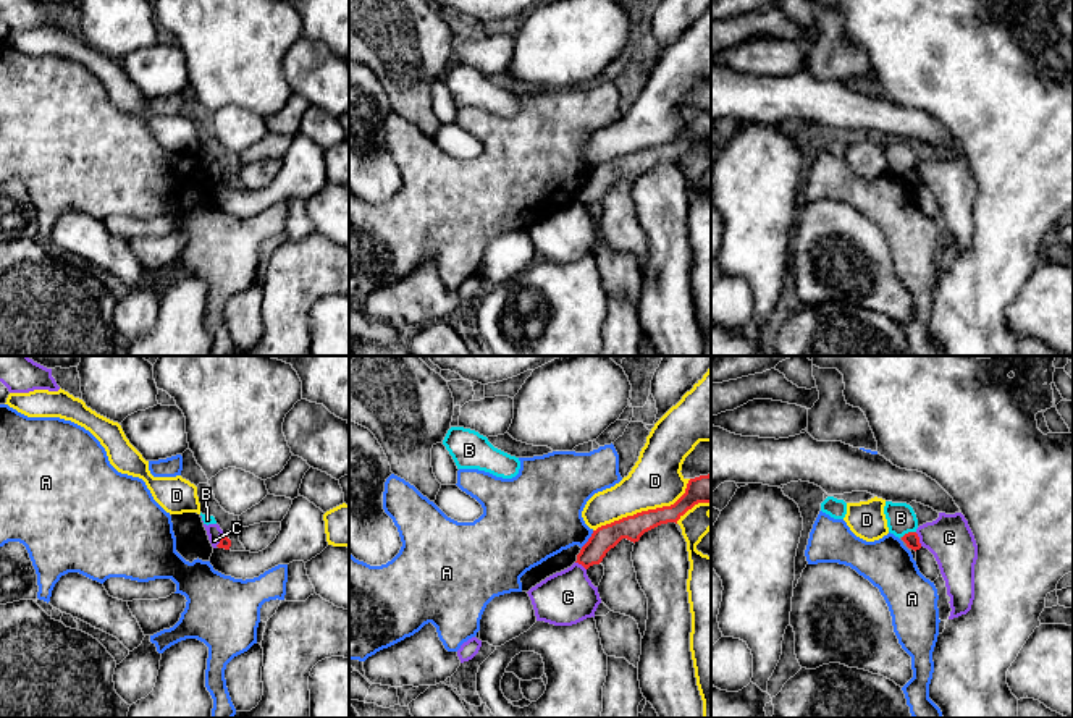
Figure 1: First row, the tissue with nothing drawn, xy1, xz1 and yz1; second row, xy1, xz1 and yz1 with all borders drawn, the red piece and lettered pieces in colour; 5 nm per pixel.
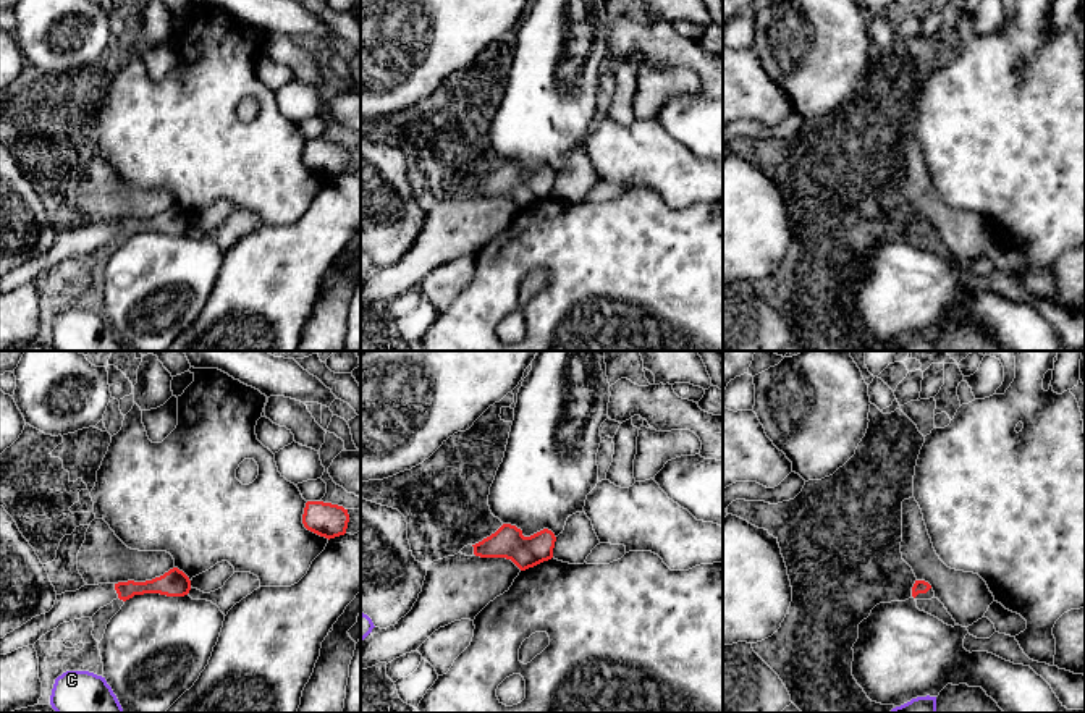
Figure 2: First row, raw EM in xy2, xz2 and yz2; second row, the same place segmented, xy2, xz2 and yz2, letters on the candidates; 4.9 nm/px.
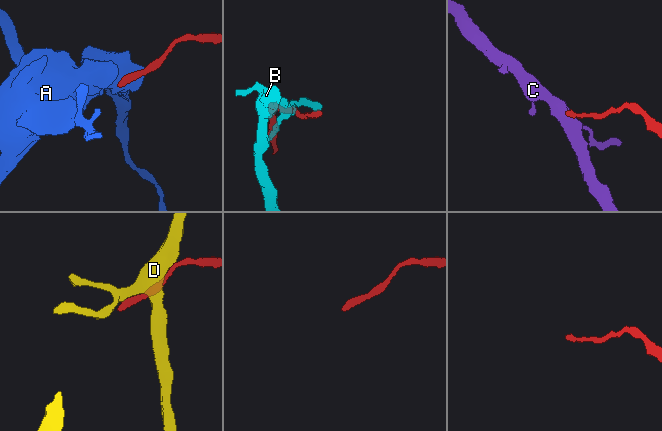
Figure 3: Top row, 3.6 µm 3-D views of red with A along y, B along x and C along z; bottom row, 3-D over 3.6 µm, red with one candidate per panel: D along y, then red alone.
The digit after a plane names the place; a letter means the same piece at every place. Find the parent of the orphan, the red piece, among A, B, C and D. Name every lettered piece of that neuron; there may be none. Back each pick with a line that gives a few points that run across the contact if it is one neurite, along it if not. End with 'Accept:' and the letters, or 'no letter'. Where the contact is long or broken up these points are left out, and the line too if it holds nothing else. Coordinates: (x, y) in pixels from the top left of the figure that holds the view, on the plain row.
Accept: no letter

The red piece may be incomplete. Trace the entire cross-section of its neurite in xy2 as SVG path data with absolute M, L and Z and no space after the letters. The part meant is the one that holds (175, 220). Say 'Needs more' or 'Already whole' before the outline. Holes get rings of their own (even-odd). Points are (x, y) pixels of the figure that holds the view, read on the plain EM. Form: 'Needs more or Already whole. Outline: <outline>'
Needs more. Outline: M173 205L163 213L146 220L128 218L118 221L84 223L76 230L65 230L57 233L55 243L49 251L32 255L0 276L0 293L34 283L42 273L63 260L92 255L100 246L110 243L116 236L126 239L134 233L144 231L184 234L189 228L189 215L178 205Z

